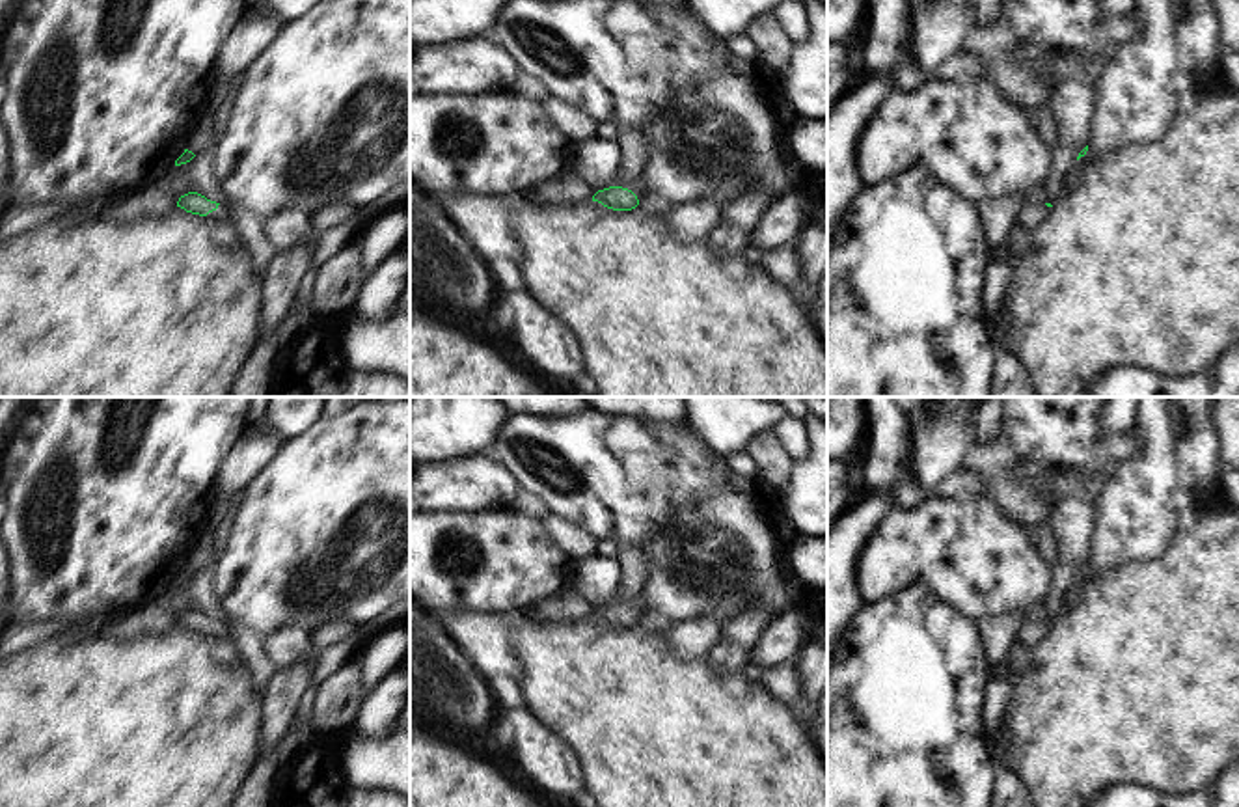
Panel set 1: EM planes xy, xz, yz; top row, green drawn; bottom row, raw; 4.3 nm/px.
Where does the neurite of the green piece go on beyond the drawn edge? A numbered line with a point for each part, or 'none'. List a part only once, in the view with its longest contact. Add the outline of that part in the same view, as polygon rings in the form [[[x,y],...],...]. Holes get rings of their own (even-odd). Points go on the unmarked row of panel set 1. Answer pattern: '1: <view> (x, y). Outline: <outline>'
1: xy (220, 630). Outline: [[[220,621],[216,628],[207,632],[207,636],[218,637],[218,639],[231,639],[225,621]]]

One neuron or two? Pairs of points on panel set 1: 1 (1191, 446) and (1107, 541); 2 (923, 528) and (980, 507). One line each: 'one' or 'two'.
1: two
2: one

